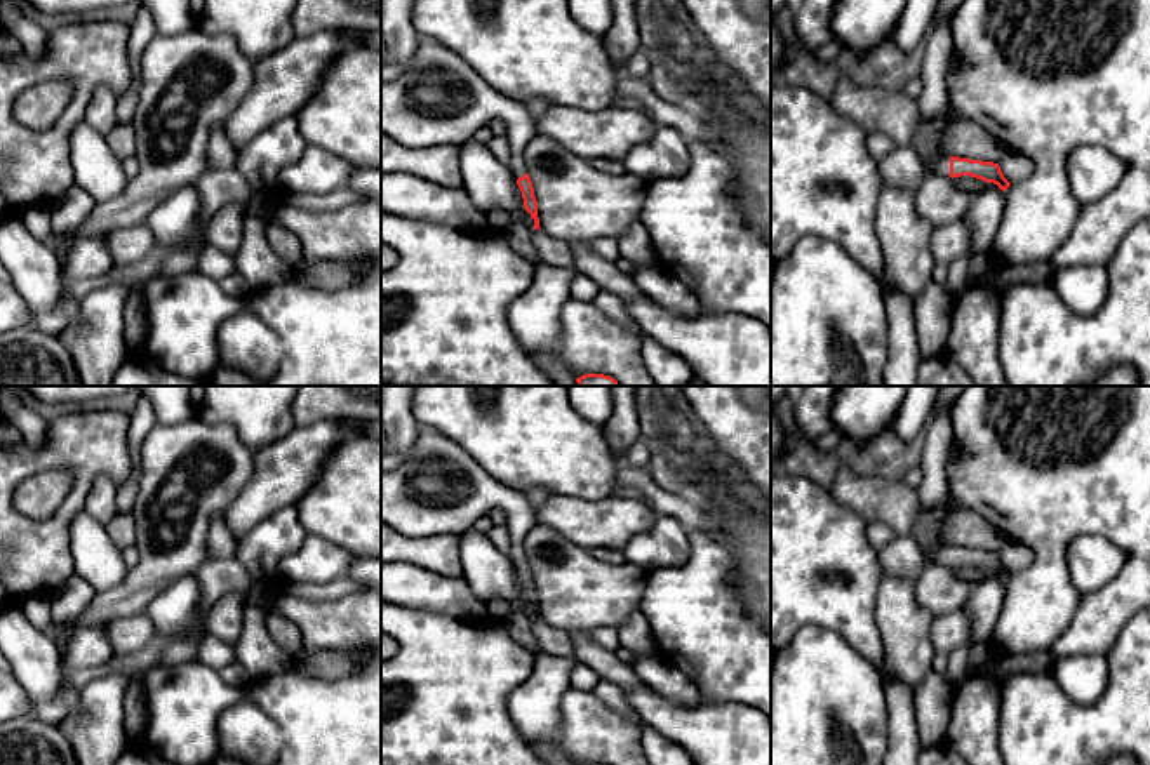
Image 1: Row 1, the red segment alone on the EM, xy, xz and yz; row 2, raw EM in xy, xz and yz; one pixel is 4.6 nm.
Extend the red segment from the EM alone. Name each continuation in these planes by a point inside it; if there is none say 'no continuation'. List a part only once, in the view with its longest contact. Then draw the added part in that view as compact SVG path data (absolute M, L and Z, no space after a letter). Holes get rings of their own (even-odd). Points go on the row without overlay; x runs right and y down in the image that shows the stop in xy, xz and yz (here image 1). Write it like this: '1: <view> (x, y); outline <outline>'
1: yz (902, 557); outline M896 536L877 551L884 572L898 577L917 579L926 565L950 565L950 546L924 551L912 536Z

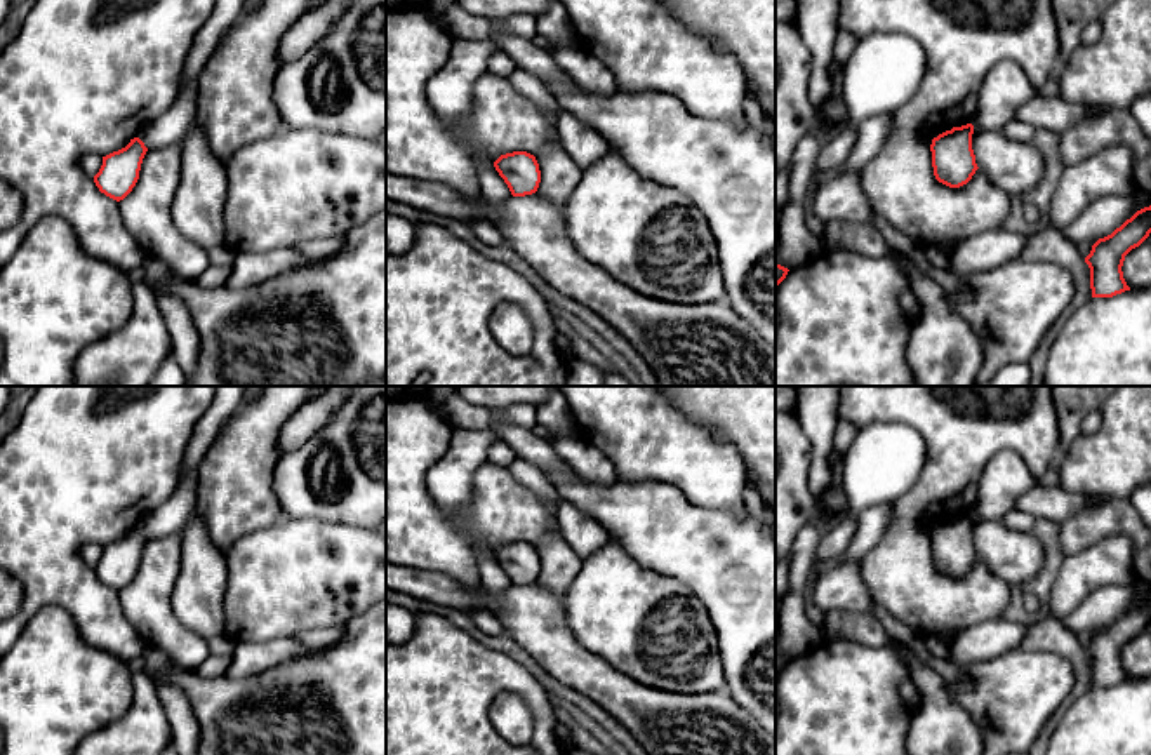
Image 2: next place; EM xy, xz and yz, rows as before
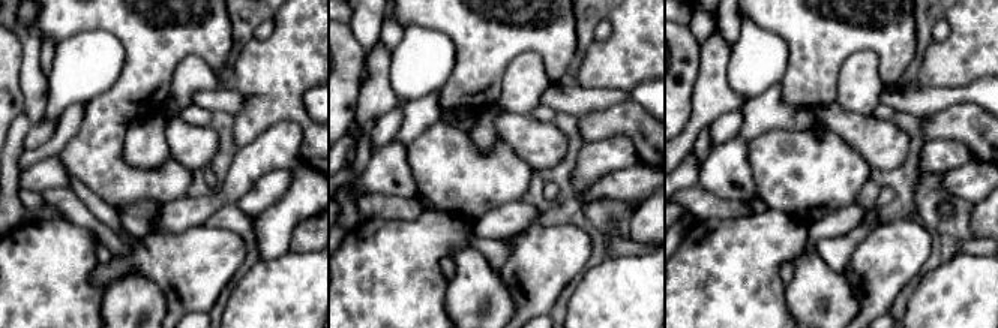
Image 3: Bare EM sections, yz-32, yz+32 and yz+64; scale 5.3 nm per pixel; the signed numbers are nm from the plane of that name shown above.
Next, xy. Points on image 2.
no continuation

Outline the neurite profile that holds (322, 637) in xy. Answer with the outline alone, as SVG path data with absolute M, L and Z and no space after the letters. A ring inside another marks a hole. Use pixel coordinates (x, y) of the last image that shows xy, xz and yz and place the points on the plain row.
M344 625L296 633L292 638L308 649L320 649L339 642L346 633Z

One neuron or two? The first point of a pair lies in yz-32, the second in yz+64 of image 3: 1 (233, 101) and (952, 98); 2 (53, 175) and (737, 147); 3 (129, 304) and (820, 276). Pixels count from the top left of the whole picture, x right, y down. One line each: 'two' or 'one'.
1: one
2: one
3: one

